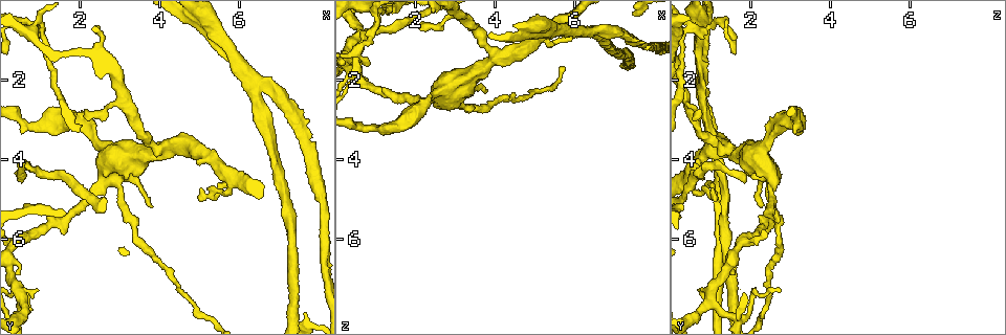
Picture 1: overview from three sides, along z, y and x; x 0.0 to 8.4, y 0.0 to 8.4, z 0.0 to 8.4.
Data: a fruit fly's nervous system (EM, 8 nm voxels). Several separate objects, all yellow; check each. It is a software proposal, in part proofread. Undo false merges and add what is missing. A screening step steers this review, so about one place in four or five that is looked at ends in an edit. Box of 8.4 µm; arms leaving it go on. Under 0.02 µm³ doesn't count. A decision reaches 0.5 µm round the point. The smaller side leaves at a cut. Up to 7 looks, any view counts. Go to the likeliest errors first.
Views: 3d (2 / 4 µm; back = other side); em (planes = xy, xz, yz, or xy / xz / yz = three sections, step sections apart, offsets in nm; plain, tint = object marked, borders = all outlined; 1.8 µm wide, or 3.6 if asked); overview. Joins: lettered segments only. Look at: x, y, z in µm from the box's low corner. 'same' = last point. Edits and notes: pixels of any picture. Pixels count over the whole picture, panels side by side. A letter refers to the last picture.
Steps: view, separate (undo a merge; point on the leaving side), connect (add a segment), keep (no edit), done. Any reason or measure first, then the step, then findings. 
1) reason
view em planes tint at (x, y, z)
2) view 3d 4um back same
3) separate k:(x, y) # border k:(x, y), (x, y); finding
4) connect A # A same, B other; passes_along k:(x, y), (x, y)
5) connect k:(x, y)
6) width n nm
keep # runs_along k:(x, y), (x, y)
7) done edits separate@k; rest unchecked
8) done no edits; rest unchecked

branch stops here
view em planes borders at (0.60, 4.60, 1.80)

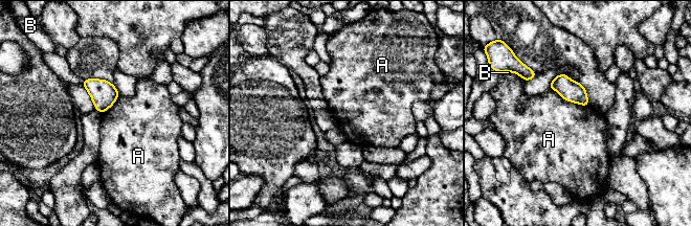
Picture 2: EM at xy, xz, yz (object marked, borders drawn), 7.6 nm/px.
keep # A other, B other; border 2:(549, 87), (564, 99), (588, 106); no lettered segment goes on from it

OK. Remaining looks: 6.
abrupt turn
view em xz step 4 borders at (4.05, 3.75, 1.50)

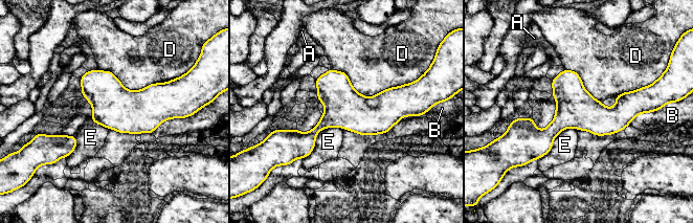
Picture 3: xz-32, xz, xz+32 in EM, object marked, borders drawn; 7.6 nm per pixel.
keep # A other, B other, D other, E other; border 3:(343, 128), (321, 129), (303, 159); all the same neuron

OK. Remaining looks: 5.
free end
view em yz step 16 borders at (0.85, 1.05, 1.65)

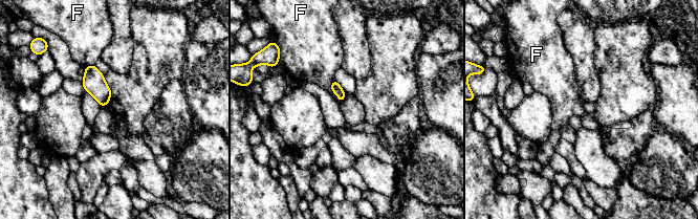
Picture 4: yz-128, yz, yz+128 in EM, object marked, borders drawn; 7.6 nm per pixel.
keep # F other; no lettered segment goes on from it

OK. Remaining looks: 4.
done no edits; rest unchecked

